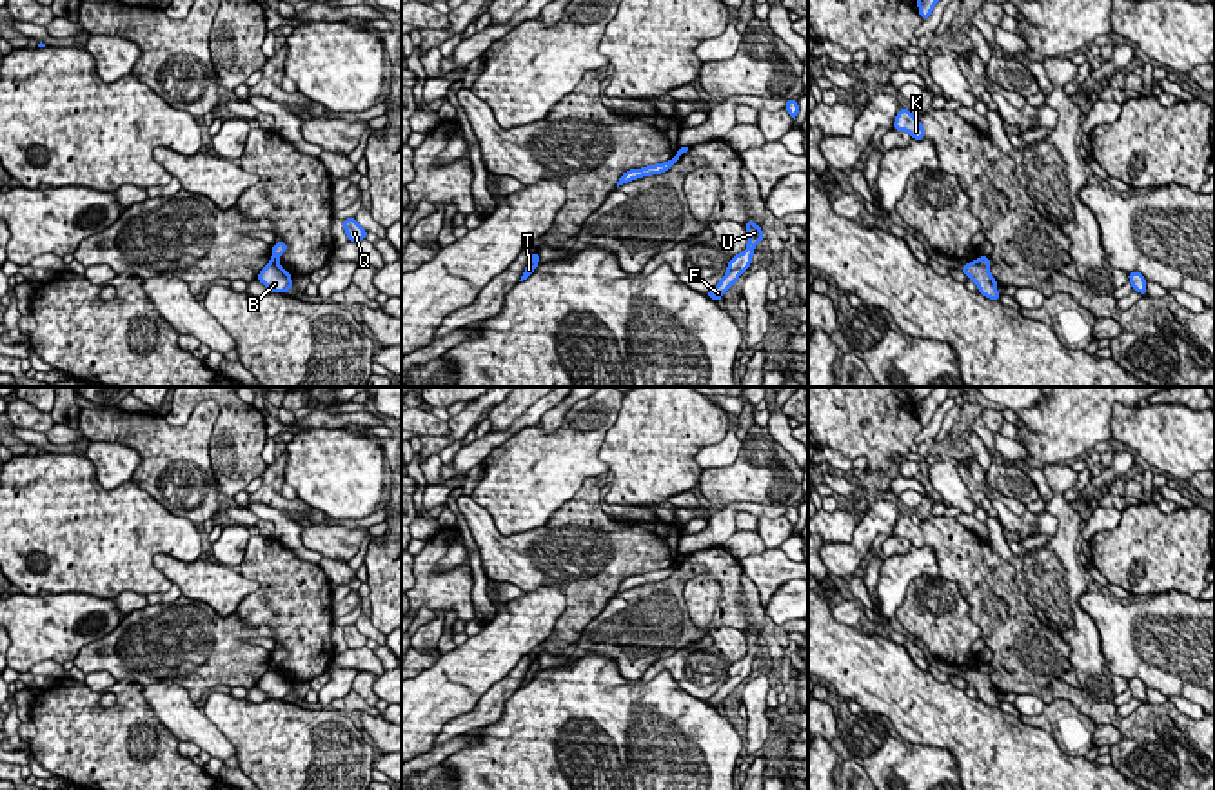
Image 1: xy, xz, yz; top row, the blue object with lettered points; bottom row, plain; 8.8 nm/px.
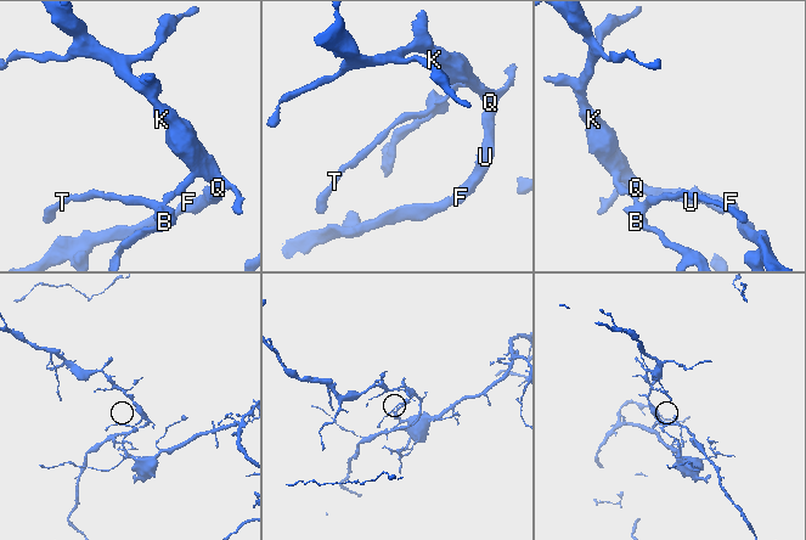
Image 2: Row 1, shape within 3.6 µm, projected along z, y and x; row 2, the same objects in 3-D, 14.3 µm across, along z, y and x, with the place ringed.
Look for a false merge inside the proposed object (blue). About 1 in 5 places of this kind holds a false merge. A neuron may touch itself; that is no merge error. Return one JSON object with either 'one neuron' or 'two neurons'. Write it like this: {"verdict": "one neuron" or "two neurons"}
{"verdict": "two neurons"}

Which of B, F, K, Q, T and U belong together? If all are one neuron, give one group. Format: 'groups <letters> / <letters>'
groups B T / F K Q U

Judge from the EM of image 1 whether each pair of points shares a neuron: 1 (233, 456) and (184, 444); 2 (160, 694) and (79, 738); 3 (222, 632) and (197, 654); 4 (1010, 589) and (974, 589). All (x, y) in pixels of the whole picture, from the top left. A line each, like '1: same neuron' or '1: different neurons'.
1: different neurons
2: different neurons
3: same neuron
4: same neuron

